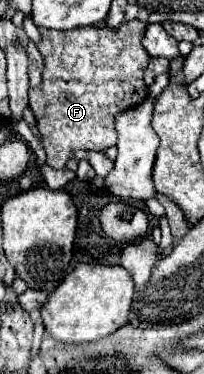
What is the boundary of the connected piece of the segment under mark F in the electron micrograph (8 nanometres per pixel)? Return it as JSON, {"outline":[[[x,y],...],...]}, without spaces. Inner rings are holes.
{"outline":[[[132,19],[118,29],[106,25],[90,25],[72,29],[72,33],[56,33],[40,29],[40,55],[44,57],[42,85],[30,89],[30,109],[36,117],[38,131],[46,149],[46,163],[54,169],[64,169],[68,159],[78,149],[106,151],[118,141],[114,117],[134,109],[148,97],[148,87],[142,79],[150,63],[150,55],[142,47],[146,25]]]}

